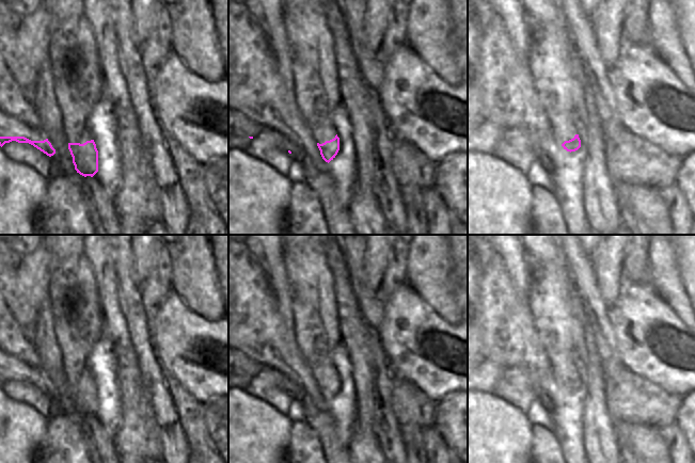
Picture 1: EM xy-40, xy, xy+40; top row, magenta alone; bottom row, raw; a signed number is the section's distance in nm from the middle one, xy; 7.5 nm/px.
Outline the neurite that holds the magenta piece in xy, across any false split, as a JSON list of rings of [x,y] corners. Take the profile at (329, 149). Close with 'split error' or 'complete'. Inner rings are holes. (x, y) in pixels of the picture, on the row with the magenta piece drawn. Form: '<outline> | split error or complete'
[[[336,134],[335,138],[330,141],[326,141],[322,144],[317,143],[317,146],[322,159],[329,163],[335,158],[339,150],[339,138]]] | complete

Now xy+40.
[[[575,134],[574,138],[569,141],[565,141],[562,146],[564,149],[570,153],[578,150],[581,147],[581,140],[579,138],[579,134]]] | complete

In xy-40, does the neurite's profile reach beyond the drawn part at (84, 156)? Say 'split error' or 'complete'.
complete

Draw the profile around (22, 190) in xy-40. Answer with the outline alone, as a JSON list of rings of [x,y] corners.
[[[0,146],[0,235],[34,235],[36,212],[47,191],[49,179],[42,177],[34,169],[10,160]]]

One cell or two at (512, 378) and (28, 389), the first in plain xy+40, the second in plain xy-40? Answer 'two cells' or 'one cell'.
one cell

